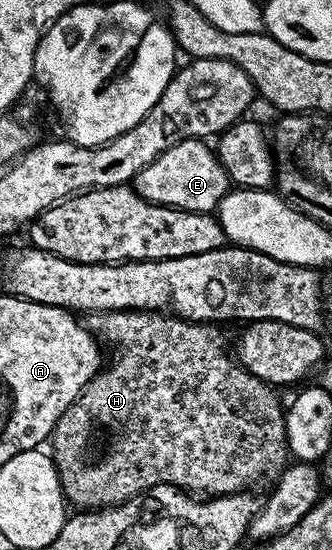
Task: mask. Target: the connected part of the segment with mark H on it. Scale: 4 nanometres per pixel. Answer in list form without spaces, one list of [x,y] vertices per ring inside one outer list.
[[[97,311],[89,314],[86,326],[101,344],[112,346],[112,360],[107,360],[100,371],[82,389],[82,393],[58,417],[56,427],[50,436],[50,454],[56,463],[57,473],[60,475],[60,485],[65,500],[76,509],[103,509],[118,507],[127,499],[136,495],[143,495],[151,487],[165,483],[179,487],[181,491],[199,493],[204,497],[218,495],[239,495],[251,492],[252,487],[260,487],[263,483],[272,485],[284,474],[290,463],[288,438],[284,428],[285,404],[280,404],[277,388],[273,384],[254,377],[230,354],[230,347],[224,344],[224,335],[219,326],[212,323],[189,323],[172,313],[157,313],[154,311]]]

